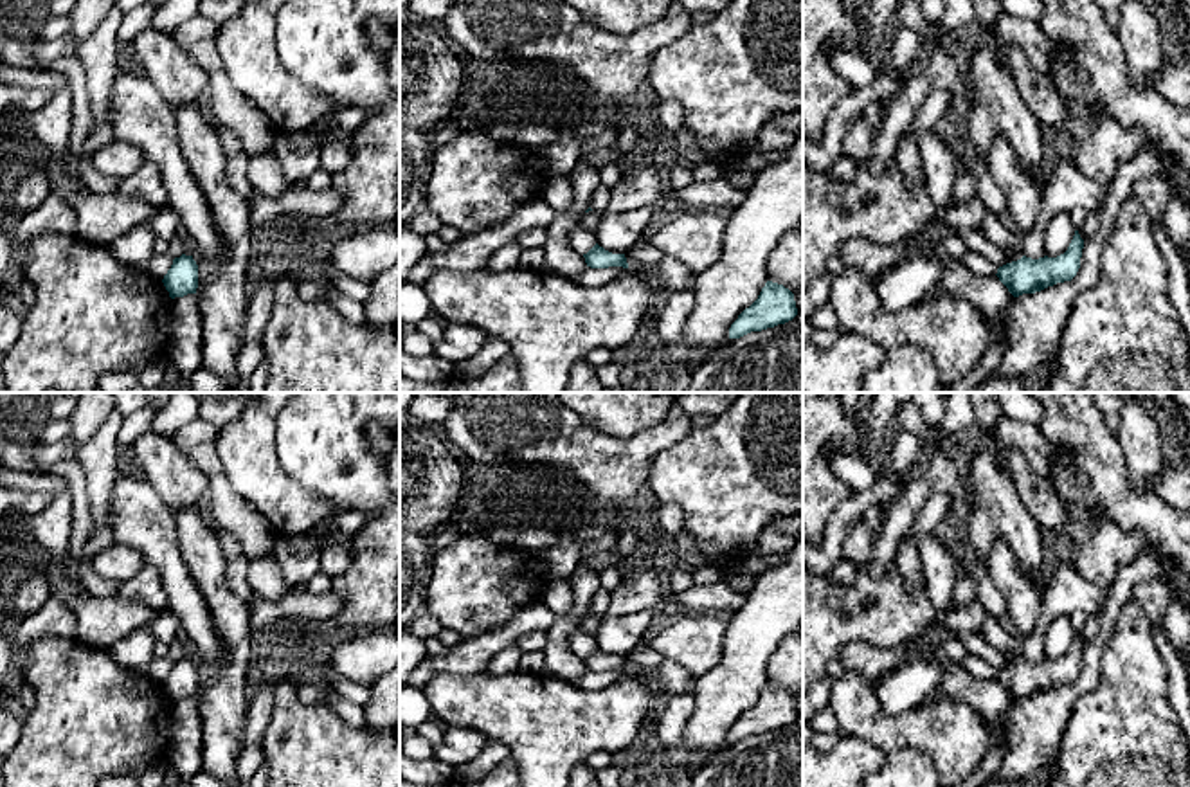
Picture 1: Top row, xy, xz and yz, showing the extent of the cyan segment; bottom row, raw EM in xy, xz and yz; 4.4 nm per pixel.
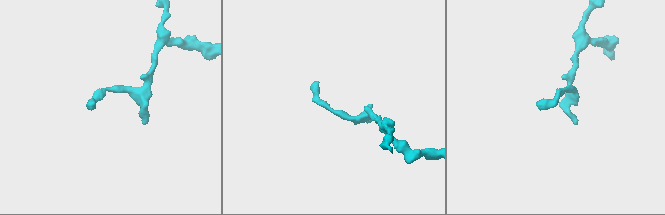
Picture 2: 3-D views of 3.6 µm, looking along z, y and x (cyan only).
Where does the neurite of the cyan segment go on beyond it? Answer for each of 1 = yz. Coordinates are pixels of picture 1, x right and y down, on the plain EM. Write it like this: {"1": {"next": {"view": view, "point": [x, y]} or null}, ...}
{"1": {"next": null}}

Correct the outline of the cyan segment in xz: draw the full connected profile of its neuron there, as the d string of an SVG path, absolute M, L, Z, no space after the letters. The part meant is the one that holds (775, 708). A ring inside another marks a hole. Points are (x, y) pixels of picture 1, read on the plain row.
M767 684L758 702L729 731L729 742L785 728L798 719L794 697L783 688Z

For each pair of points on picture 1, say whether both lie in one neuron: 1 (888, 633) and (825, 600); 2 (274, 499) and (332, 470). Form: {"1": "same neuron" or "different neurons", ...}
{"1": "same neuron", "2": "different neurons"}

